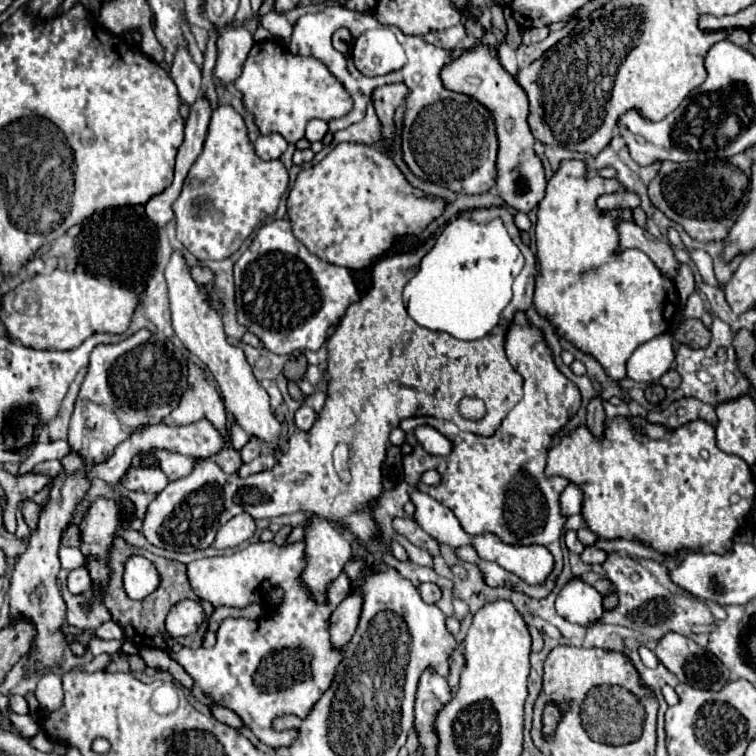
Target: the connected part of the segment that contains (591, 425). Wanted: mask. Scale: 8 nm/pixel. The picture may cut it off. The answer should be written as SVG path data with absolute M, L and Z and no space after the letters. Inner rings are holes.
M594 398L590 404L588 404L588 422L586 422L588 430L596 436L596 438L602 438L604 436L604 430L606 430L606 416L604 416L604 408L602 408L602 402L598 398Z

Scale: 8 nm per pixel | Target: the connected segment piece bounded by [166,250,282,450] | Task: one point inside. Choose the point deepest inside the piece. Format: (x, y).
(197, 323)

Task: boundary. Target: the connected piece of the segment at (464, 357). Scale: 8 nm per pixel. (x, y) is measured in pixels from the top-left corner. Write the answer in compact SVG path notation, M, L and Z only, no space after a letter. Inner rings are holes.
M433 239L432 244L430 241L426 241L411 252L397 253L394 254L394 256L382 258L382 260L378 260L378 262L374 264L374 268L372 268L372 280L374 280L372 290L370 290L360 302L352 304L352 306L346 310L346 314L344 314L344 318L342 318L344 322L340 320L340 324L336 326L334 334L332 334L330 340L328 340L328 368L326 368L326 374L328 374L330 380L328 380L328 388L326 388L326 402L324 402L324 408L322 408L322 412L318 414L314 426L312 426L308 432L296 432L296 434L288 440L290 448L288 448L288 452L284 452L284 454L278 458L278 464L276 464L272 470L268 470L268 472L258 472L258 474L252 474L252 476L248 476L248 478L240 478L238 472L226 474L226 472L224 472L216 462L212 462L212 460L198 460L196 466L192 468L192 472L190 472L188 476L170 482L170 484L154 498L154 502L150 504L150 510L146 512L144 528L142 528L142 534L148 538L148 542L152 542L154 546L172 550L172 552L194 552L194 550L204 550L204 548L208 548L208 546L214 544L214 536L216 536L216 532L218 532L218 526L226 524L230 518L234 518L236 514L240 514L240 510L248 512L252 518L274 518L274 516L292 514L292 512L302 510L302 512L308 512L308 514L312 512L312 514L318 514L318 516L326 518L328 522L332 522L334 526L342 528L344 532L354 534L356 540L360 540L362 544L368 544L368 542L378 540L378 538L382 536L380 526L378 526L376 518L372 516L372 506L376 504L376 500L378 500L380 494L382 494L382 484L380 484L382 474L380 474L380 468L382 468L382 462L384 462L384 456L386 456L388 434L390 434L392 428L396 428L396 426L400 424L400 420L410 418L410 416L434 416L434 418L450 420L450 422L454 422L460 430L474 432L474 434L480 434L480 436L492 436L492 434L498 430L498 426L502 424L502 420L506 418L506 414L508 414L508 412L518 404L518 400L522 398L522 384L524 384L522 376L510 366L508 358L506 358L506 356L500 356L500 354L495 354L495 352L505 353L504 332L509 325L508 322L505 324L502 322L502 314L500 316L499 324L488 335L480 340L474 340L474 342L466 342L466 340L454 340L454 338L448 340L448 334L446 334L446 332L424 330L424 326L418 326L418 324L408 316L408 312L406 312L406 306L404 306L404 300L402 300L402 290L404 290L404 286L408 284L408 280L410 280L418 271L421 258L429 252L434 242L435 239ZM464 396L478 396L478 398L482 398L482 400L486 402L488 414L484 416L484 420L482 420L480 424L472 424L472 422L468 422L468 420L460 420L460 414L456 412L456 404L458 404ZM340 442L346 444L346 448L348 448L348 464L346 464L346 474L348 474L348 476L346 476L346 482L340 480L340 470L336 470L336 466L334 466L334 448L336 448L336 444L340 444Z

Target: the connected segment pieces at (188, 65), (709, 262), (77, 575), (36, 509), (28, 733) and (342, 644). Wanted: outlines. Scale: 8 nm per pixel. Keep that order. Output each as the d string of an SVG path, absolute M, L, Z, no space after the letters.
M180 48L180 52L176 52L174 56L174 64L170 70L172 70L170 72L172 80L178 86L180 102L190 108L198 100L198 94L200 94L200 78L202 78L200 68L194 64L192 56L184 52L184 48Z
M692 250L689 252L689 255L699 271L703 281L712 286L719 286L715 278L713 260L711 256L708 253L700 250Z
M84 566L72 570L68 574L68 590L72 594L86 594L90 589L90 585L91 578L88 570Z
M24 500L22 502L22 514L24 514L24 520L30 528L36 528L36 520L40 516L40 506L32 500Z
M10 712L10 720L12 720L12 724L18 728L18 732L20 732L22 736L26 736L26 740L34 738L34 736L38 734L38 730L40 730L40 726L36 724L36 720L34 720L32 716L16 716L16 714Z
M346 596L330 616L330 642L334 650L346 648L360 618L360 596Z

